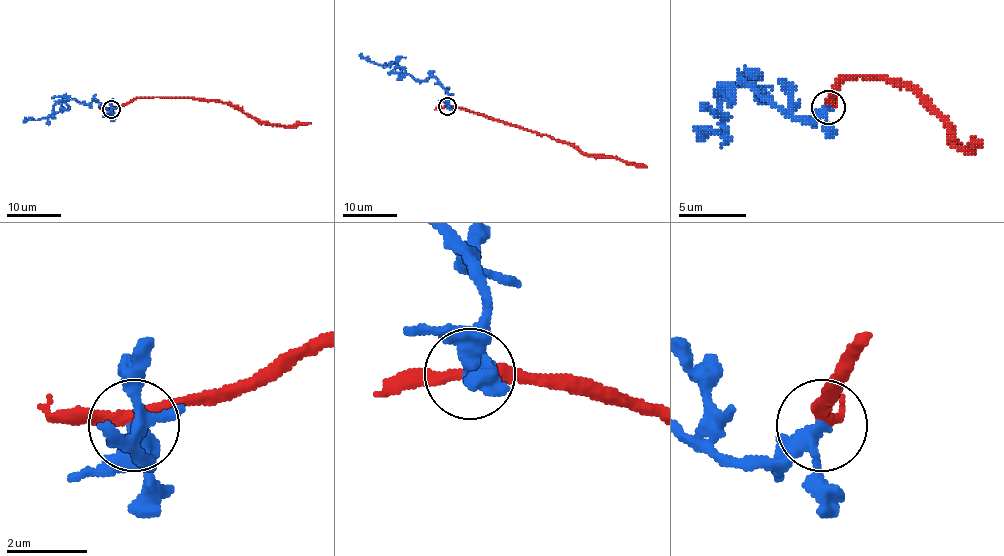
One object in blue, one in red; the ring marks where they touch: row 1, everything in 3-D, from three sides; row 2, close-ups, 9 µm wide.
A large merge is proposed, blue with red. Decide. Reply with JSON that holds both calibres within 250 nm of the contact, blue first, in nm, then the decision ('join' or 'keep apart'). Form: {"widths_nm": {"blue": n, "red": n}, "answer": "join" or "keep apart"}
{"widths_nm": {"blue": 360, "red": 280}, "answer": "keep apart"}

